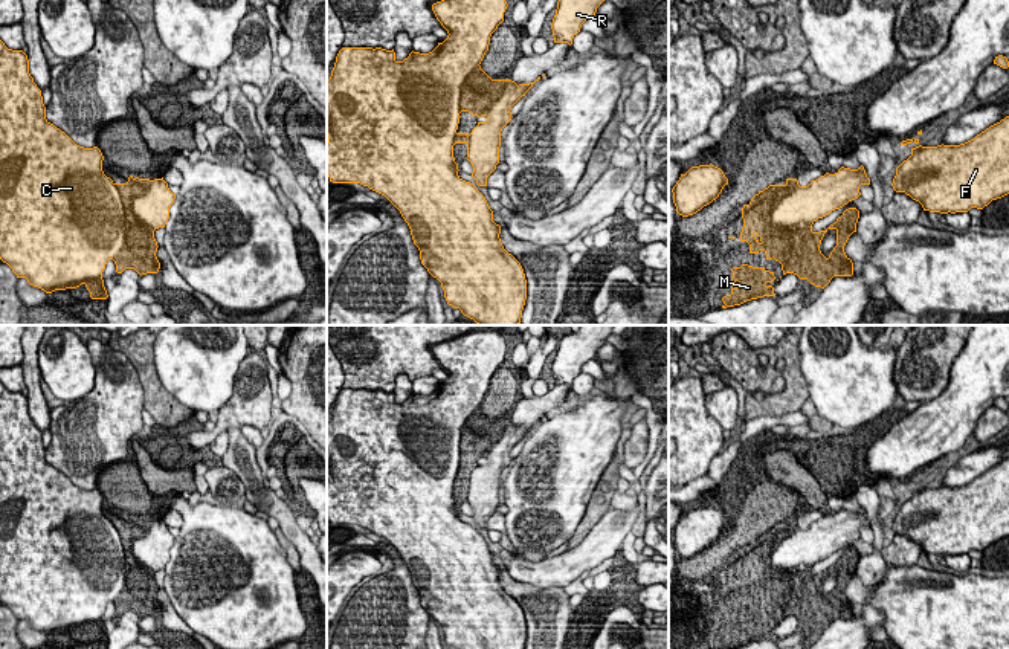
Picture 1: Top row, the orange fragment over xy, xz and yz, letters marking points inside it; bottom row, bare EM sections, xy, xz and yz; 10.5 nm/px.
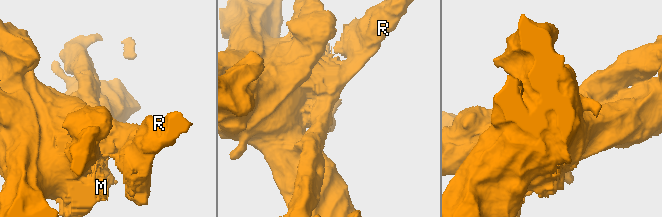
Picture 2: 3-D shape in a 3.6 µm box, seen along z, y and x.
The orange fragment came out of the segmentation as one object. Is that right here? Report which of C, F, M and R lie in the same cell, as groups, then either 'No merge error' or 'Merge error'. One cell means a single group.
Groups: C F M / R. Merge error

